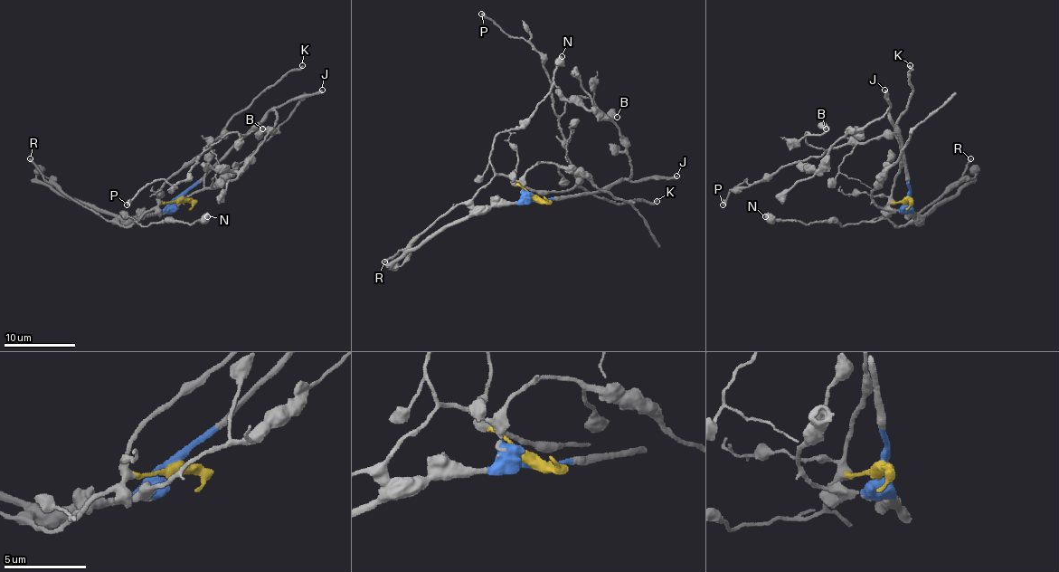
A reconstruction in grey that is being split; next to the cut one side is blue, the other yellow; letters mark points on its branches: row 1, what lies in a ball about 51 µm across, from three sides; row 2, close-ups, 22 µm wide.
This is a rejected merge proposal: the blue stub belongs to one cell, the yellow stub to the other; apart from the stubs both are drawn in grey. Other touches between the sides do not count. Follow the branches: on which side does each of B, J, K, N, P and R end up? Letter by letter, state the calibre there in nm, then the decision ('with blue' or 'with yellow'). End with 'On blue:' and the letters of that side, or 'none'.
B: 440 nm thick; with yellow
J: 360 nm thick; with blue
K: 300 nm thick; with yellow
N: 600 nm thick; with yellow
P: 440 nm thick; with yellow
R: 280 nm thick; with yellow
On blue: J

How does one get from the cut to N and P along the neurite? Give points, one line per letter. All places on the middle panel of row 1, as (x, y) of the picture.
N: (534, 199), (494, 170), (490, 152), (494, 139), (508, 128), (517, 128), (543, 99), (562, 55)
P: (534, 199), (514, 183), (542, 192), (567, 192), (576, 183), (543, 59), (481, 14)

